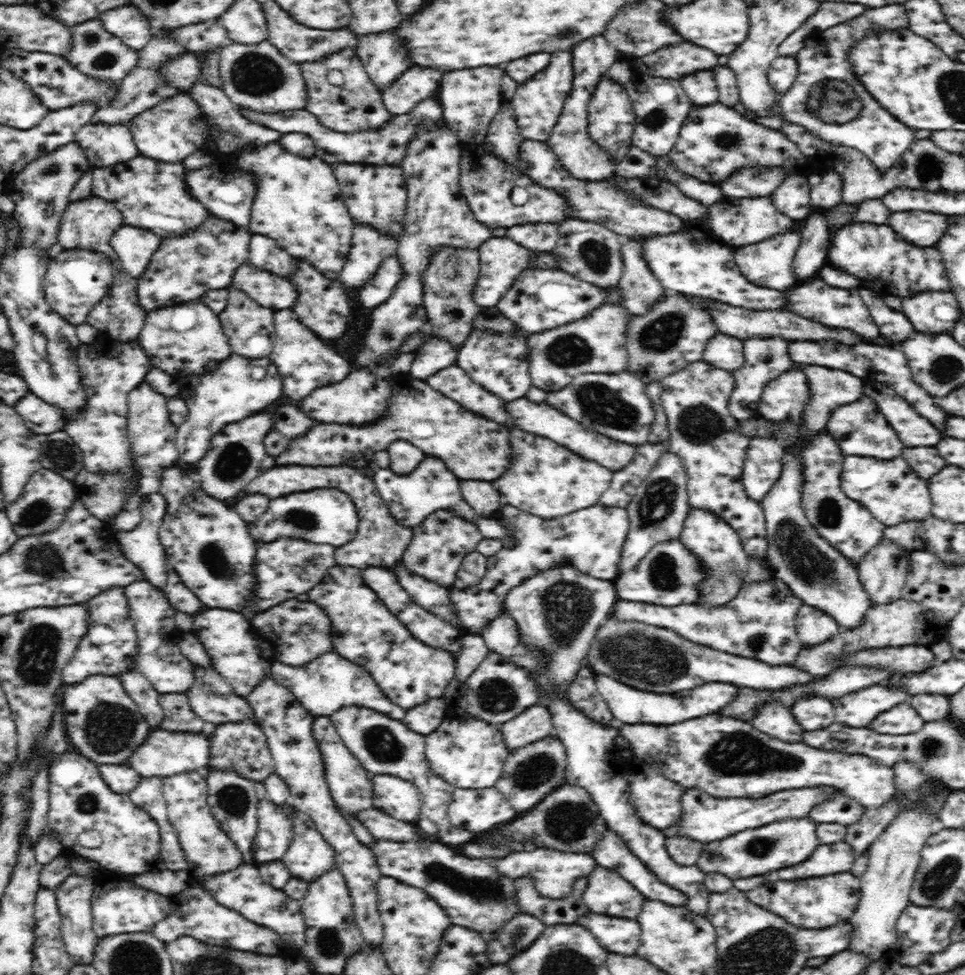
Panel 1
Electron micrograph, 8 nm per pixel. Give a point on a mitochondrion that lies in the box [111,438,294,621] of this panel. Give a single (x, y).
(211, 556)

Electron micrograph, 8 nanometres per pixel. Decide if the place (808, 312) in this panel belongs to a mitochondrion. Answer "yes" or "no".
no

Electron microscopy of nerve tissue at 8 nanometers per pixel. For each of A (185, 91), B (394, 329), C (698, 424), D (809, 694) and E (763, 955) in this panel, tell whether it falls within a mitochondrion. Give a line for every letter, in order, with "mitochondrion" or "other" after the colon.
A: other
B: mitochondrion
C: mitochondrion
D: other
E: mitochondrion

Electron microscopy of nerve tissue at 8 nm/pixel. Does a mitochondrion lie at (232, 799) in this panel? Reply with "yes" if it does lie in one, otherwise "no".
yes

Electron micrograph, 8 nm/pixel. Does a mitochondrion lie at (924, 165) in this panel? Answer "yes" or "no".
yes

